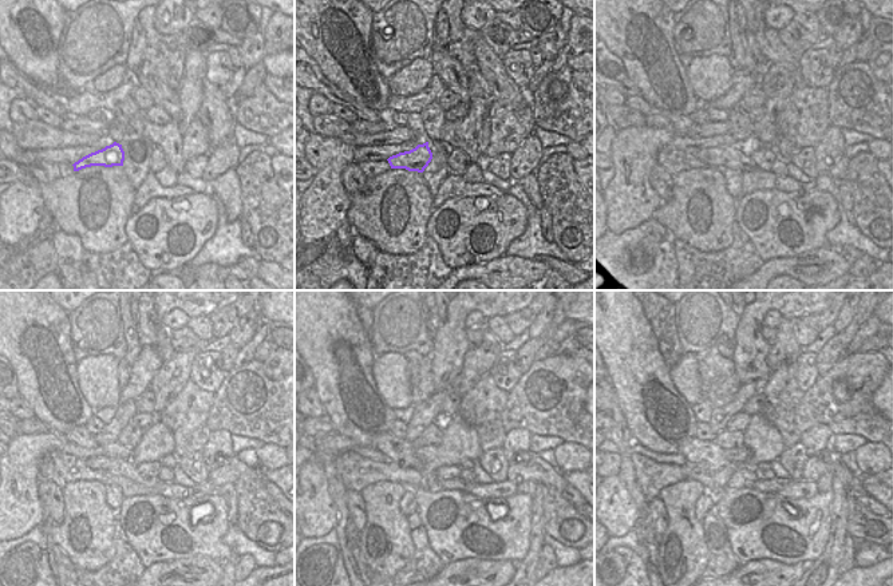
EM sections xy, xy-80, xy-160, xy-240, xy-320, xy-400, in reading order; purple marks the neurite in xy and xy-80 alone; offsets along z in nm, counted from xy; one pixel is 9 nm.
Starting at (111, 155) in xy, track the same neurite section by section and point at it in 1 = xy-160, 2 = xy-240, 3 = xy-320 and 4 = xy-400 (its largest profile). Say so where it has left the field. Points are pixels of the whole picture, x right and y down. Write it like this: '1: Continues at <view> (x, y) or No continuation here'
1: Continues at xy-160 (716, 157)
2: Continues at xy-240 (127, 468)
3: Continues at xy-320 (433, 482)
4: Continues at xy-400 (769, 486).

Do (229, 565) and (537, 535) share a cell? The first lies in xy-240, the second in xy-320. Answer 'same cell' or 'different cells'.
same cell

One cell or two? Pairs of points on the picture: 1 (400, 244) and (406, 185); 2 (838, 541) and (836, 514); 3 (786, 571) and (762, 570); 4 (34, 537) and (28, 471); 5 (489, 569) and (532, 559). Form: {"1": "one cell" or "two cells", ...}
{"1": "one cell", "2": "one cell", "3": "one cell", "4": "two cells", "5": "two cells"}

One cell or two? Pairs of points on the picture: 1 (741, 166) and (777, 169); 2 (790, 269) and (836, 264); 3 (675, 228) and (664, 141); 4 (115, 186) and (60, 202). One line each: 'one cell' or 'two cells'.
1: two cells
2: one cell
3: two cells
4: one cell

